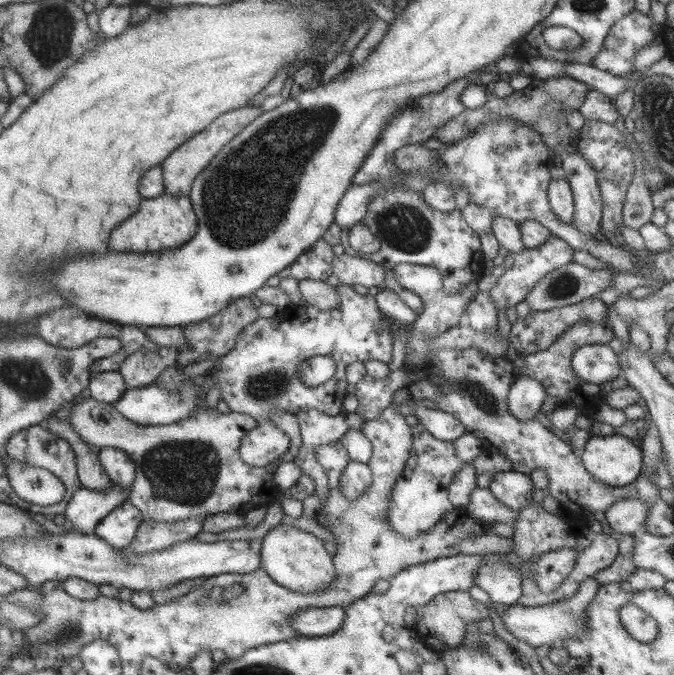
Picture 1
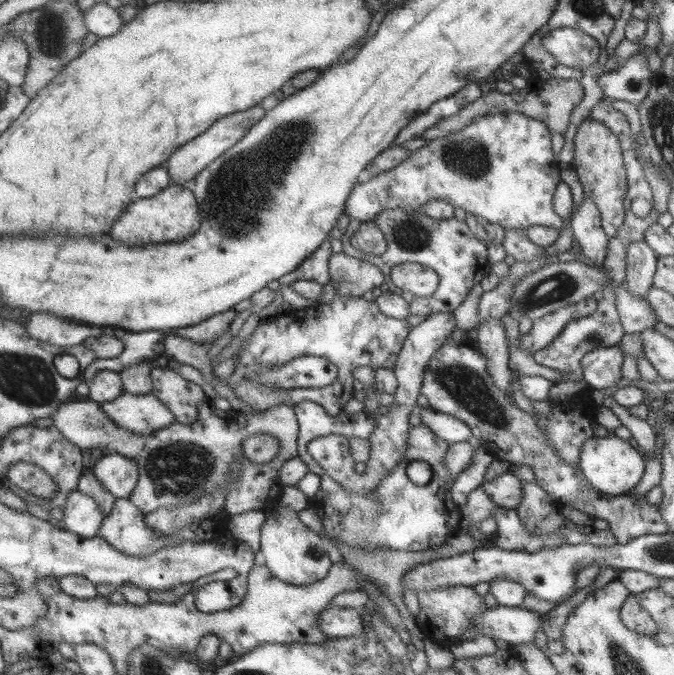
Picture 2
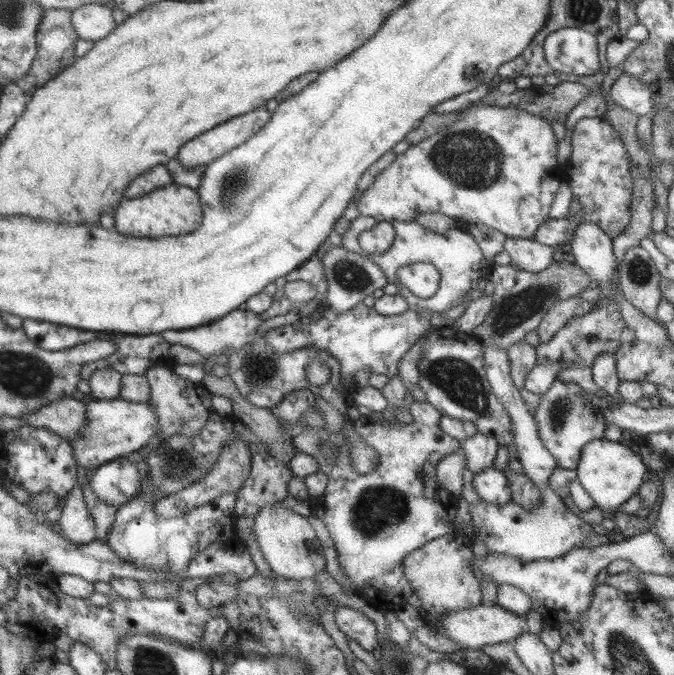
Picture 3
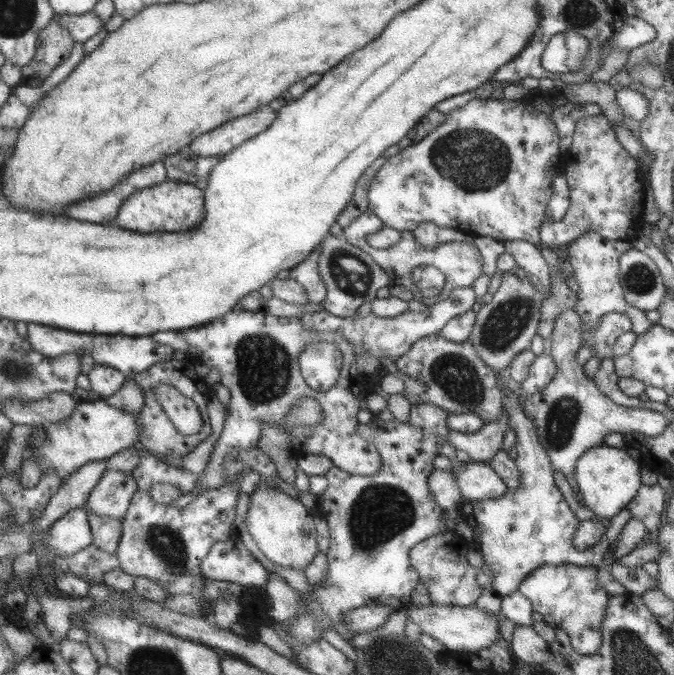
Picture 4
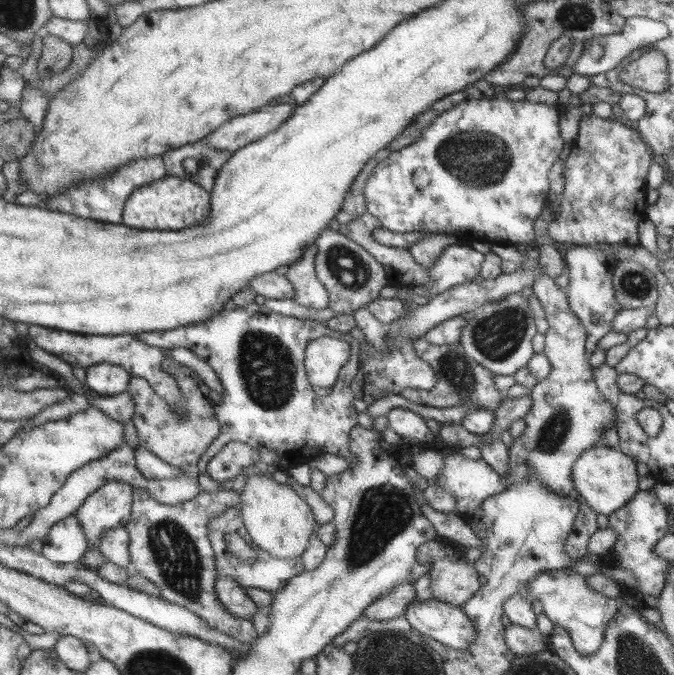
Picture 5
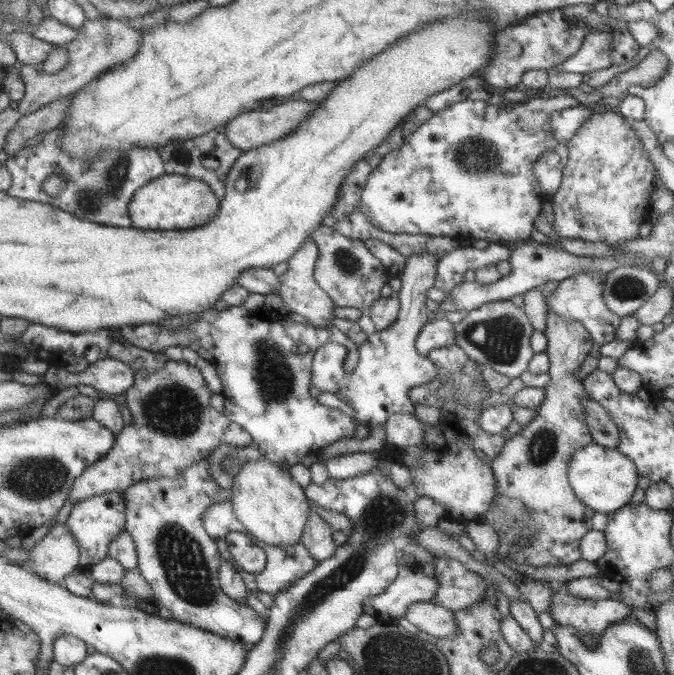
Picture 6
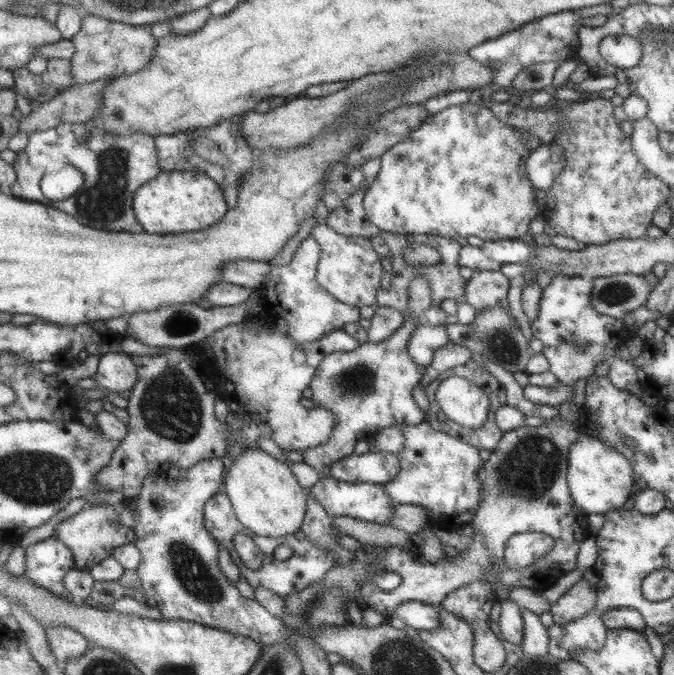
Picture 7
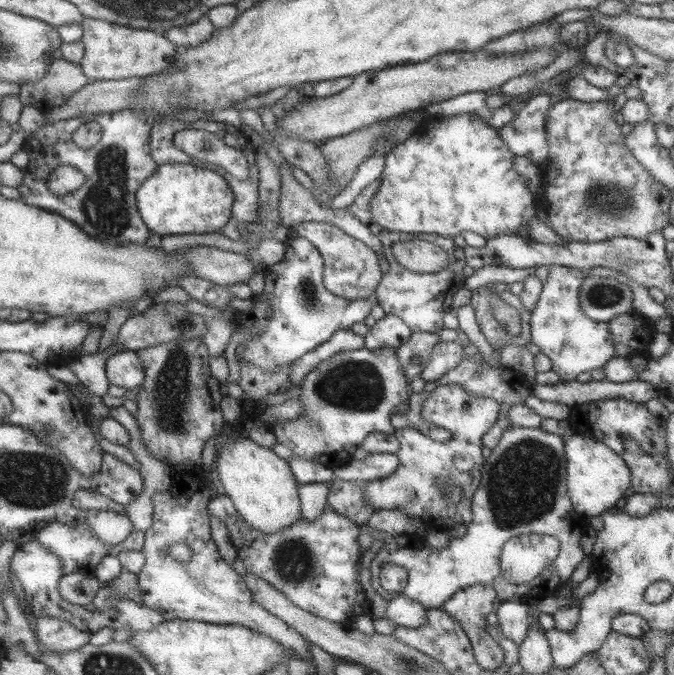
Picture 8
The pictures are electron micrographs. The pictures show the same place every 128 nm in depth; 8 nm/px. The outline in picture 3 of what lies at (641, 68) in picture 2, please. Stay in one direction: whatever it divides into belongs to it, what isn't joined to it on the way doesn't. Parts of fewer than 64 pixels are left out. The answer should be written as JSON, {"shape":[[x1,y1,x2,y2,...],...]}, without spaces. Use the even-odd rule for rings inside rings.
{"shape":[[625,73,613,81,607,96,638,117,649,114,653,106,652,90,636,76]]}

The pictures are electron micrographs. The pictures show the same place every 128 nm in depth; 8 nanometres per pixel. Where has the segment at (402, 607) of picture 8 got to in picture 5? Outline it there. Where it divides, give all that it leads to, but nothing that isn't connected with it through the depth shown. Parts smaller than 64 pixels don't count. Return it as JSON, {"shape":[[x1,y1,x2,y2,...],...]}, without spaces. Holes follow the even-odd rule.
{"shape":[[433,598,424,601,414,600,410,602,402,614,417,632,419,636,431,638,433,641,452,650,463,651,469,647,471,640,477,635,474,622,467,616,467,613,458,606,436,601]]}

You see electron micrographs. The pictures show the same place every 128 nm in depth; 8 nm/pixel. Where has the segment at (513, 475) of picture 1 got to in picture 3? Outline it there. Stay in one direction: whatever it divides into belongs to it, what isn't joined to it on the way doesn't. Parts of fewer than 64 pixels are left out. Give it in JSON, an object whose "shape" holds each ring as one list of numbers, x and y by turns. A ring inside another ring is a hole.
{"shape":[[492,466,473,474,472,485,483,502,501,506,512,500,506,474]]}

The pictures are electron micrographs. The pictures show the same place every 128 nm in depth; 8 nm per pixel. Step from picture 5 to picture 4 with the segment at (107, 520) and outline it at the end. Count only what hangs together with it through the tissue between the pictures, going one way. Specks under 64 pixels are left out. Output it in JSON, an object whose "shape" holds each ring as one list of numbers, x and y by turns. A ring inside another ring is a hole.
{"shape":[[105,470,90,490,84,508,87,513,120,521,124,518,136,488,137,485,131,473]]}

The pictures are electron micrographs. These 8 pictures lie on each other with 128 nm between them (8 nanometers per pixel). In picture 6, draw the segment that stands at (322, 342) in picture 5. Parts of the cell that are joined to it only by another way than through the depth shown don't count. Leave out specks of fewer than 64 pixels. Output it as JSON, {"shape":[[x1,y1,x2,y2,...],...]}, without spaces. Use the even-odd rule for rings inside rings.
{"shape":[[415,253,406,258,400,273,400,303,397,318,391,326,374,332,358,345,358,363,351,372,345,371,345,348,339,343,325,342,311,359,310,384,321,392,340,392,356,411,353,420,371,428,382,425,393,413,414,415,414,405,409,402,408,392,415,386,431,382,437,376,437,367,415,348,417,335,428,321,430,312,425,308,428,288,434,286,438,258,431,253]]}

